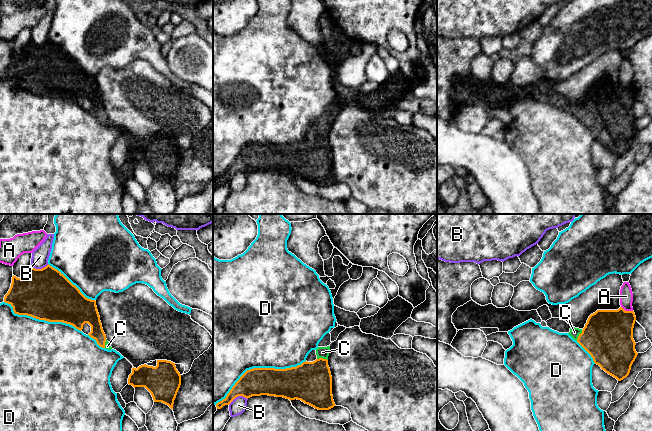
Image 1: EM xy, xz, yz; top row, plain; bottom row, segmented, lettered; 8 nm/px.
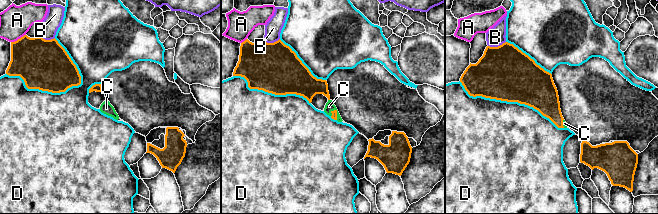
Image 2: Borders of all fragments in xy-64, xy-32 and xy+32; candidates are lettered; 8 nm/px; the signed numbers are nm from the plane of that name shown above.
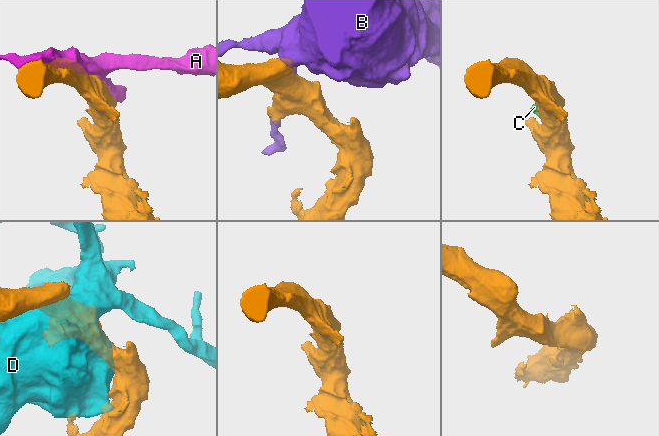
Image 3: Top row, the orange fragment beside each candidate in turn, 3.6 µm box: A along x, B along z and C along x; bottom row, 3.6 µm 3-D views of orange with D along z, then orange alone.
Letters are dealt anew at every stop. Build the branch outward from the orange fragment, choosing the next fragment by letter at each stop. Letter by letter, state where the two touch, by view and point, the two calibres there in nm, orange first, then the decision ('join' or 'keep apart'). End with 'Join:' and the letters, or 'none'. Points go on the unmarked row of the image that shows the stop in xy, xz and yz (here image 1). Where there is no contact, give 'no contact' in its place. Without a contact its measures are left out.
A: meets orange in yz at (627, 87); 400 nm thick on the orange side, 110 nm on the other; keep apart
B: meets orange in xz at (237, 172); 220 nm thick on the orange side, 120 nm on the other; keep apart
C: meets orange in yz at (579, 111); 400 nm thick on the orange side, 80 nm on the other; join
D: meets orange in xz at (257, 144); 220 nm thick on the orange side, 500 nm on the other; keep apart
Join: C

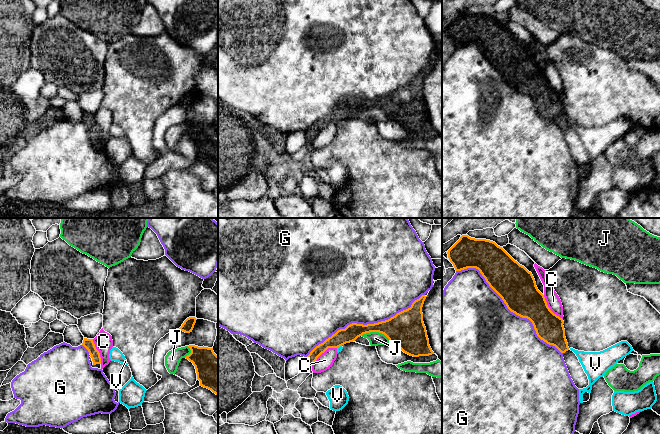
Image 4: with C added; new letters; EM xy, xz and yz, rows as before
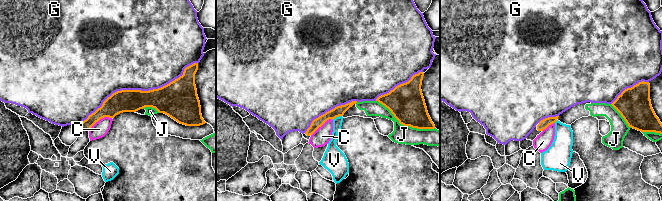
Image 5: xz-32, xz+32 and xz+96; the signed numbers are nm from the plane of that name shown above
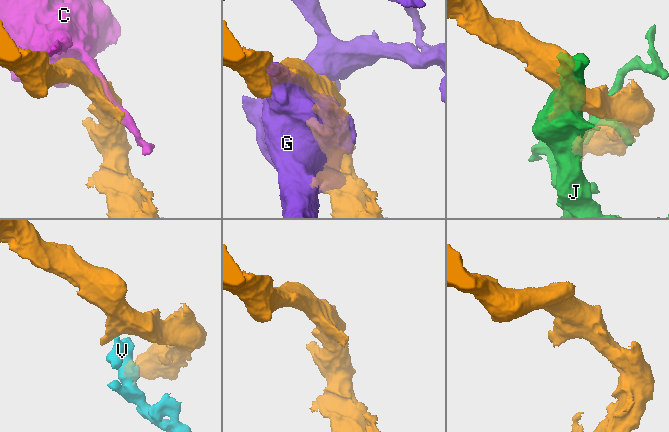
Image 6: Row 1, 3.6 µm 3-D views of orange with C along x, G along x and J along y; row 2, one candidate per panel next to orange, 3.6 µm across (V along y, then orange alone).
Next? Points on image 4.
C: meets orange in yz at (549, 84); 280 nm thick on the orange side, 110 nm on the other; keep apart
G: meets orange in yz at (509, 85); 300 nm thick on the orange side, 500 nm on the other; keep apart
J: meets orange in xz at (376, 107); 300 nm thick on the orange side, 110 nm on the other; keep apart
V: meets orange in xz at (339, 122); 120 nm thick on the orange side, 50 nm on the other; keep apart
Join: none

